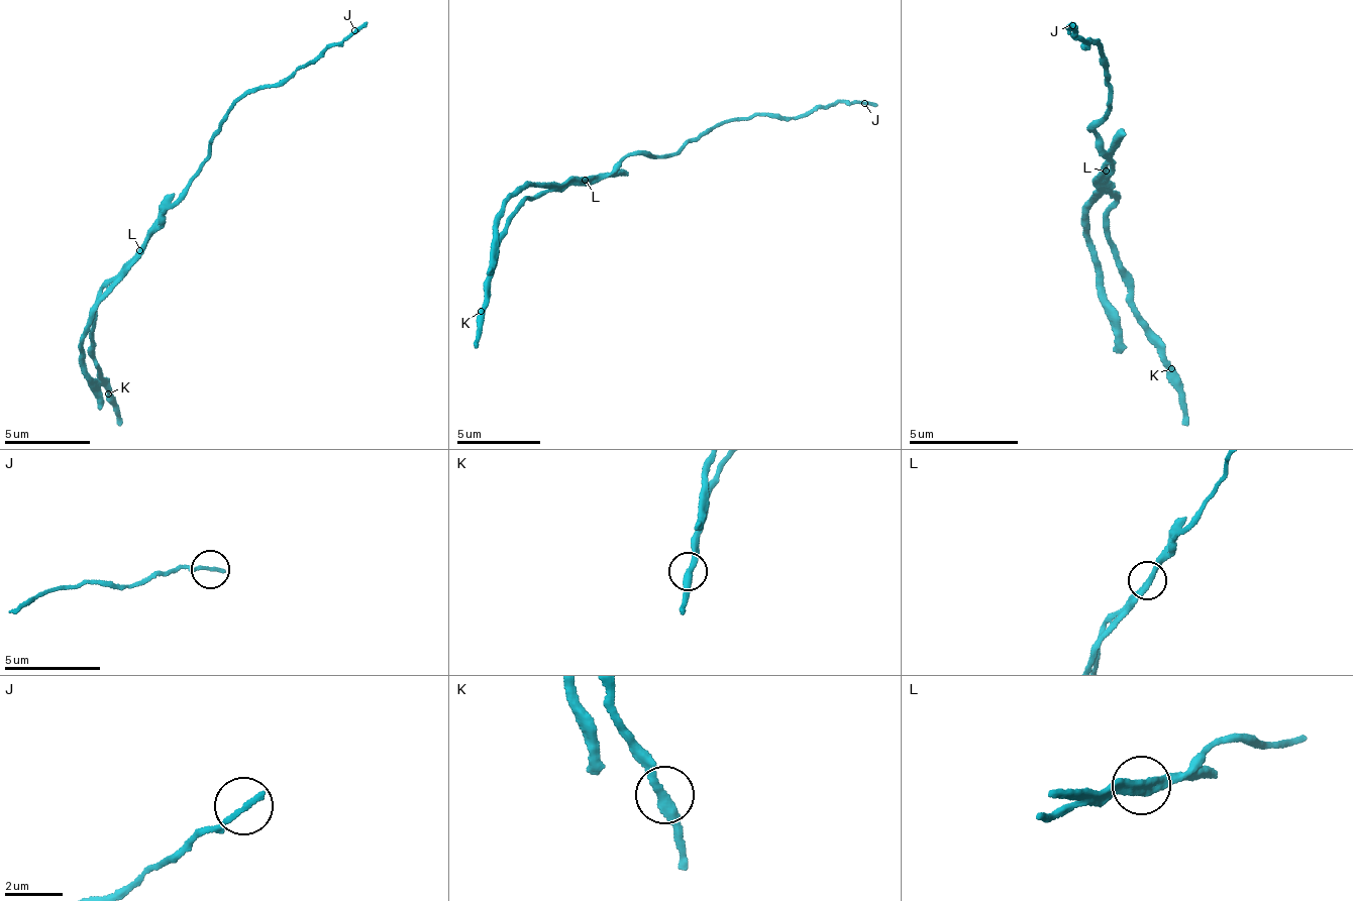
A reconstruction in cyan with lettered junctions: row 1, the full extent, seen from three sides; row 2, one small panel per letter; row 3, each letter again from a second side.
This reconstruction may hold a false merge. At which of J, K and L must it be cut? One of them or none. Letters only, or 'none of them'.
L

